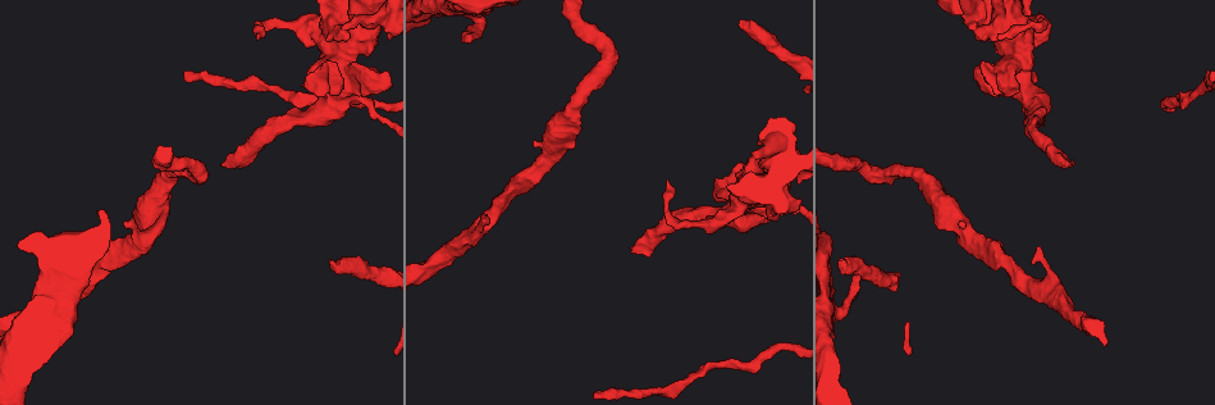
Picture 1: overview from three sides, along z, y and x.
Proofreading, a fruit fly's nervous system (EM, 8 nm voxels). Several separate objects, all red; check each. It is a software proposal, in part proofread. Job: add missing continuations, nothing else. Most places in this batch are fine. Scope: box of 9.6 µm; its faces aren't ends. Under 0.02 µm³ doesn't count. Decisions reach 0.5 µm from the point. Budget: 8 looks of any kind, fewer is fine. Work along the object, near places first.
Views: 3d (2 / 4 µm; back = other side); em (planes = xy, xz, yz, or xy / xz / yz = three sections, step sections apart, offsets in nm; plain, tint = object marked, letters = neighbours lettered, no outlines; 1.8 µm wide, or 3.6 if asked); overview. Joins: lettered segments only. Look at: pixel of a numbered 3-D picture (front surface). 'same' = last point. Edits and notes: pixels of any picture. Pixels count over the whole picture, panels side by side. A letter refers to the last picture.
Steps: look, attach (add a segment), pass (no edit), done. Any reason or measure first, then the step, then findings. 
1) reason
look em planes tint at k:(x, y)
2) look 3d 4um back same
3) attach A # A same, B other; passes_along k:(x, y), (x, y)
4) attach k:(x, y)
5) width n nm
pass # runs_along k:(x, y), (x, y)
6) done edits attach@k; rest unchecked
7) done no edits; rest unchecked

free end
look em planes plain at 1:(860, 279)

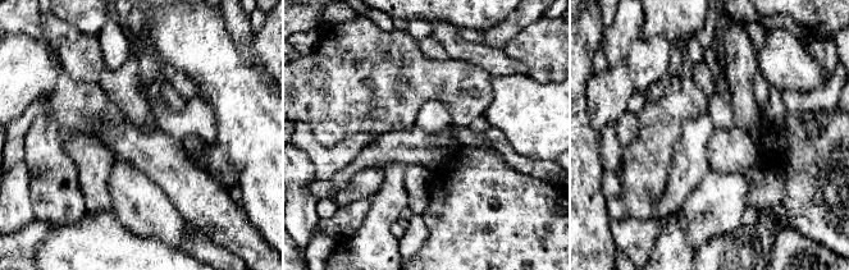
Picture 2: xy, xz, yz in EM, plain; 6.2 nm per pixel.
look em planes letters same

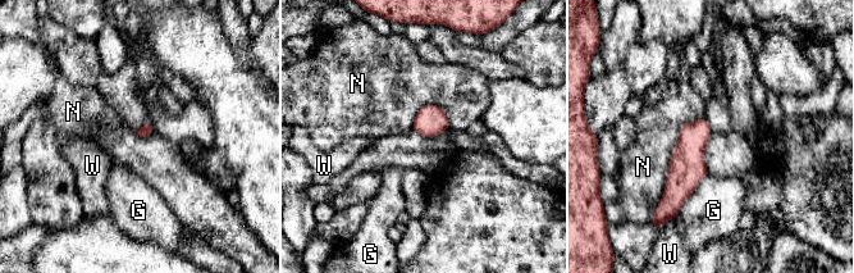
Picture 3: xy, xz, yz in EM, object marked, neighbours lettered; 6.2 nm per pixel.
pass # G other, N other, W other; border 3:(703, 117), (681, 126), (656, 208); no lettered segment goes on from it

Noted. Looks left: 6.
branch stops here
look em xz step 16 tint at 1:(483, 219)

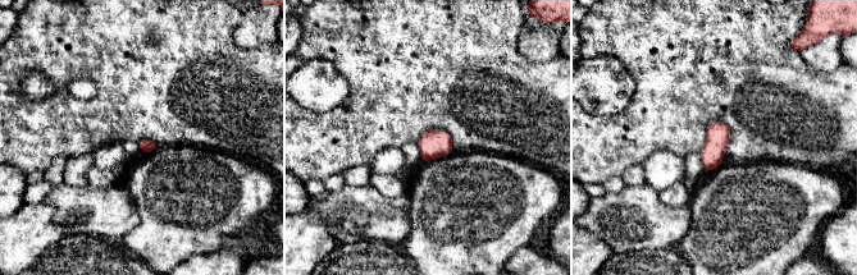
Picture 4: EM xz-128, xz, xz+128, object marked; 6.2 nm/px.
another direction
look em planes letters same

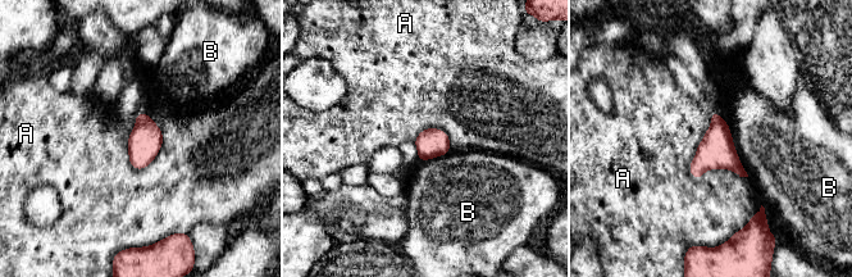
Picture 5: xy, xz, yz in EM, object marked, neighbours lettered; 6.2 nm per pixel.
width 190 nm
pass # A other, B other; border 5:(149, 114), (162, 146), (135, 169); none of them fits

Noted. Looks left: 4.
an open end
look 3d 2um at 1:(1069, 162)

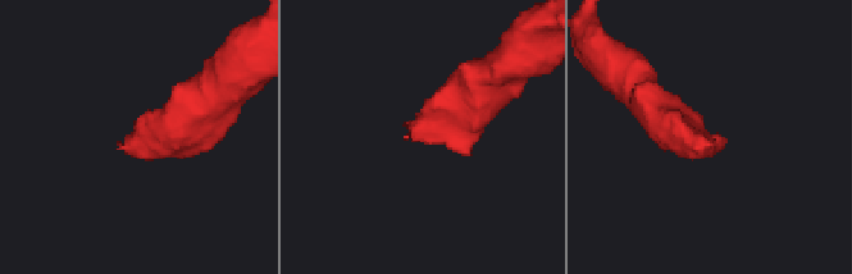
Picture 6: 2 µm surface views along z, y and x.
look em xz step 16 letters at 6:(708, 140)

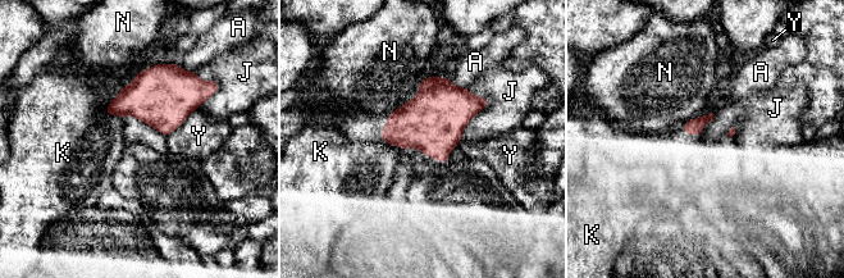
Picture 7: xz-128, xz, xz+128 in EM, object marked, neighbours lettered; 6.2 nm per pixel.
pass # A other, J other, K other, N other, Y other; border 7:(108, 114), (118, 114), (122, 118); no lettered segment goes on from it

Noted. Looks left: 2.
tapers out
look em planes letters at 1:(258, 36)

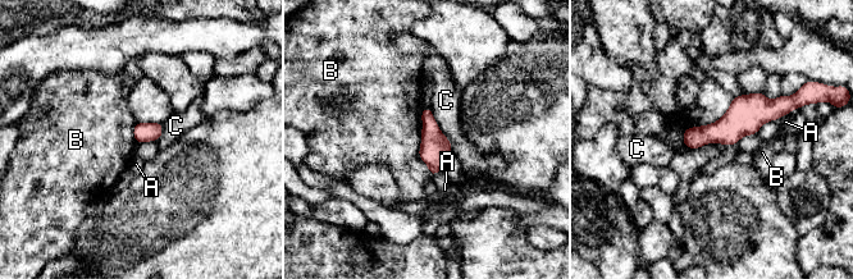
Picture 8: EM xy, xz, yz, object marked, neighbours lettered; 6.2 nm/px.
width 130 nm
pass # A other, B other, C other; runs_along 8:(785, 110), (752, 110), (687, 141); no lettered segment goes on from it

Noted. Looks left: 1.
done no edits; rest unchecked

